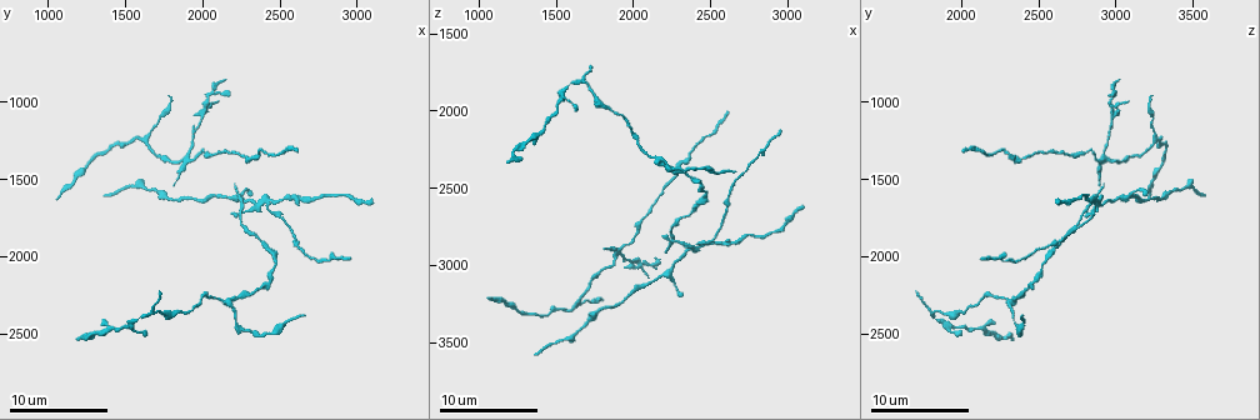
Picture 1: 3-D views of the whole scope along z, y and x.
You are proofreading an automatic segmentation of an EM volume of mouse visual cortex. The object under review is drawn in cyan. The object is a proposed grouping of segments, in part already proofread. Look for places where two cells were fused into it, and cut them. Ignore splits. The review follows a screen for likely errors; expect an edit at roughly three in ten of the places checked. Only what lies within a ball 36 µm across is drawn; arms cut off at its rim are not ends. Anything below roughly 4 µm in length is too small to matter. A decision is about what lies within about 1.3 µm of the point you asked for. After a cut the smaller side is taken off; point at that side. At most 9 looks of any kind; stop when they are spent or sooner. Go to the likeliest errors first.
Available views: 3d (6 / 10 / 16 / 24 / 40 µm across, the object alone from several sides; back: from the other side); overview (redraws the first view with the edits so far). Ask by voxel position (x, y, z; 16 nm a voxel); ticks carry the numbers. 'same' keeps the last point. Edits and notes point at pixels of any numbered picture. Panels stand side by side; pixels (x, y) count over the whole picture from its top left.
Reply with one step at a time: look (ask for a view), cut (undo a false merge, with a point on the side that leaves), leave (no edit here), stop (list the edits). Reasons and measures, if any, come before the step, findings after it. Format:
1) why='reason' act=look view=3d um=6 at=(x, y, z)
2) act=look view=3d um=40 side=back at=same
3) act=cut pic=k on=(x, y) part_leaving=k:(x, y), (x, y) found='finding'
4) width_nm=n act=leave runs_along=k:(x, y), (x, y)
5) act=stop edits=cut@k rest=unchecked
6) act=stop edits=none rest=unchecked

why='two arms in line, one across' act=look view=3d um=16 at=(2420, 1700, 2860)

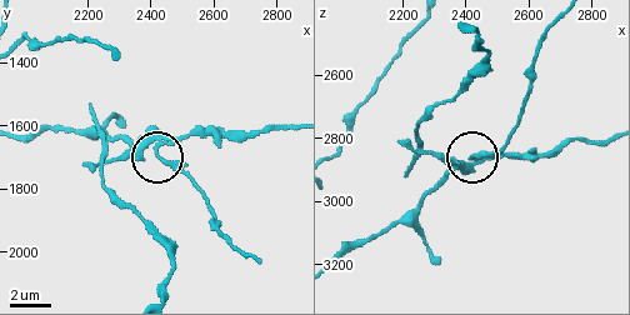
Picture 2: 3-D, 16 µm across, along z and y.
act=look view=3d um=16 side=back at=(2420, 1690, 2860)

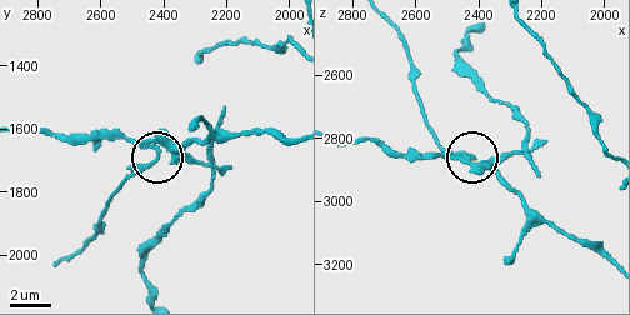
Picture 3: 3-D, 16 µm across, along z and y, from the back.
width_nm=220 act=cut pic=3 on=(129, 169) part_leaving=3:(150, 146), (150, 160), (115, 190), (88, 241), (61, 259) found='two cells meet here'

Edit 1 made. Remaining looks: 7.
act=look view=overview

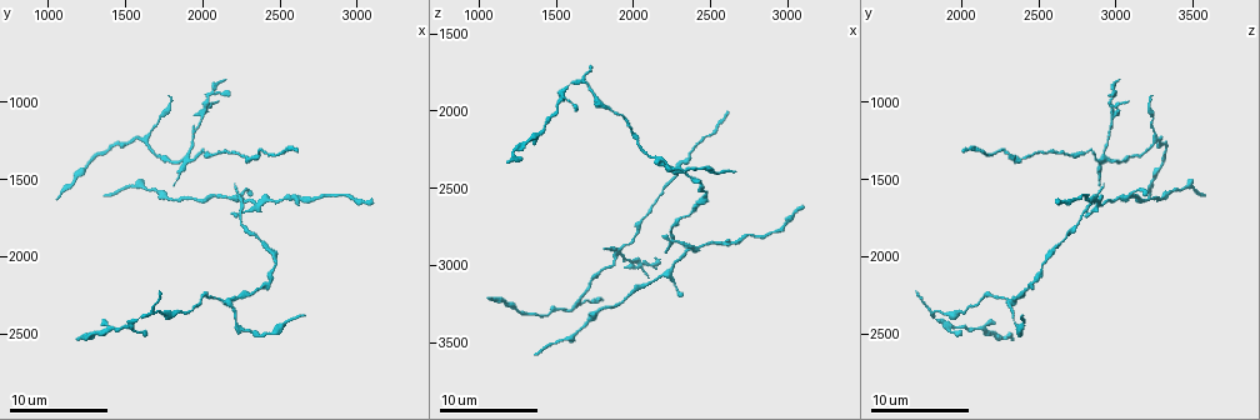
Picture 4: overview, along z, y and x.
why='thin arm on a thick one' act=look view=3d um=16 at=(1880, 1340, 2920)

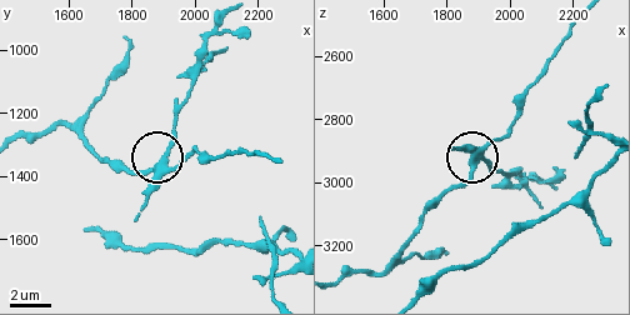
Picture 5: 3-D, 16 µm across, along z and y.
act=look view=3d um=6 at=(1900, 1330, 2920)

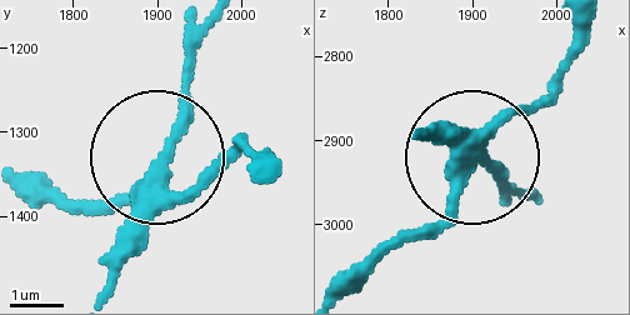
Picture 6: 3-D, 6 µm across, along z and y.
side_arm_um=10 act=cut pic=6 on=(119, 261) part_leaving=6:(155, 193), (200, 23) found='two cells meet here'

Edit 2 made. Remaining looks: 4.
why='redraw' act=look view=overview

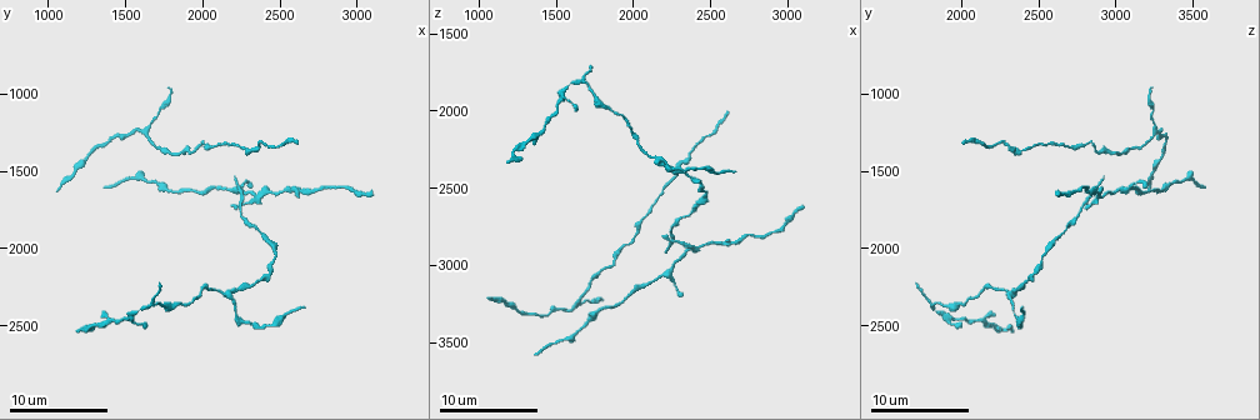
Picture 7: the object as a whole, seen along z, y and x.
why='three arms meet' act=look view=3d um=16 at=(2180, 2320, 2300)

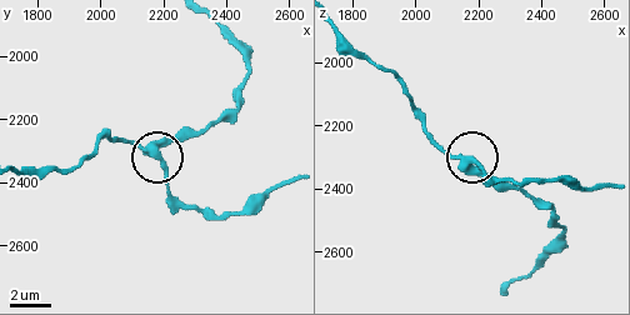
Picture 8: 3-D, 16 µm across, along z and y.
arms=3 act=leave found='continuous, no second cell'

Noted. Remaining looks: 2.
act=look view=3d um=6 at=(1700, 1340, 3140)

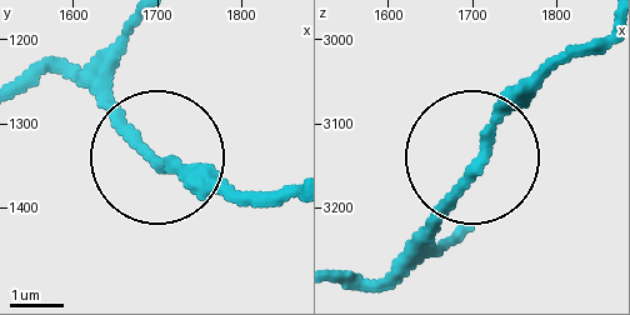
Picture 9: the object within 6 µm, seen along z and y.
width_nm=180 act=leave found='continuous, no second cell'

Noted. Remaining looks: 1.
act=stop edits=cut@3,cut@6 rest=unchecked

